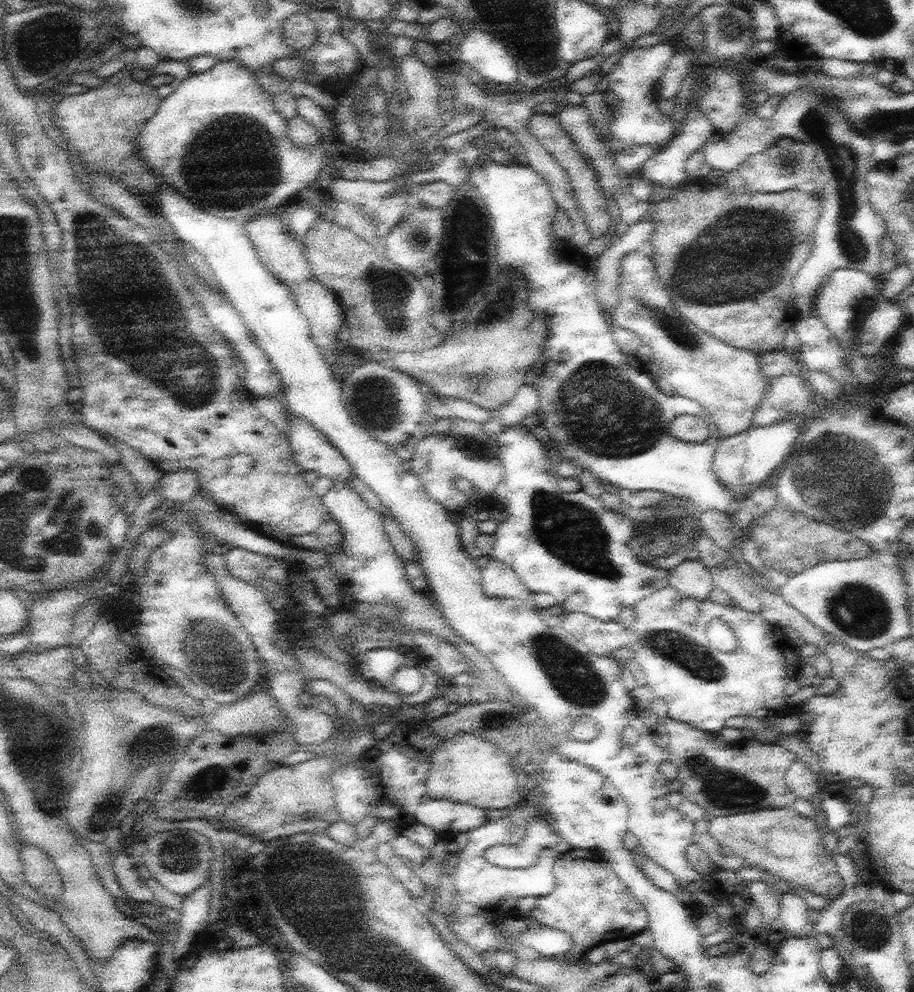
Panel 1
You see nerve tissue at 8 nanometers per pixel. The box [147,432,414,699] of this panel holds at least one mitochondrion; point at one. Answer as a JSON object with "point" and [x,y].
{"point":[210,651]}

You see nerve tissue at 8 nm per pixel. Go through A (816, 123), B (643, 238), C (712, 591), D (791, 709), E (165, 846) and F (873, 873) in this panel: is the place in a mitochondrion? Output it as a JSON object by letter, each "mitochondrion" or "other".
{"A":"mitochondrion","B":"other","C":"other","D":"other","E":"mitochondrion","F":"other"}

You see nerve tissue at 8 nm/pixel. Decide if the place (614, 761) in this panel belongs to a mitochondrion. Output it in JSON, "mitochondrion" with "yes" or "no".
{"mitochondrion":"no"}

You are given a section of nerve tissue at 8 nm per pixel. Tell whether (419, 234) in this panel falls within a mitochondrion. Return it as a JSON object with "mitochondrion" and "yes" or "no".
{"mitochondrion":"yes"}

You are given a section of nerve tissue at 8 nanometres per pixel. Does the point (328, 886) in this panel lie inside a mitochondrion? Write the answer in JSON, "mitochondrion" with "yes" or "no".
{"mitochondrion":"yes"}

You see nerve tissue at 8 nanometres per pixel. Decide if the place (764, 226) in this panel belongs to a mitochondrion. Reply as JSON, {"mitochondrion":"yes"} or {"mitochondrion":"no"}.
{"mitochondrion":"yes"}

